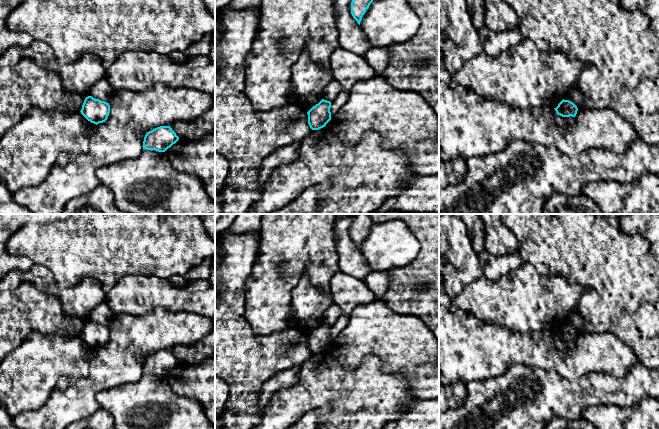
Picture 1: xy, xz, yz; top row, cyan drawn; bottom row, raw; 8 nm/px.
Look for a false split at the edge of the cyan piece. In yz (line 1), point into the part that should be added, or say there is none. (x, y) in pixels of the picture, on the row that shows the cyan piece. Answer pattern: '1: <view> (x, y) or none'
1: none

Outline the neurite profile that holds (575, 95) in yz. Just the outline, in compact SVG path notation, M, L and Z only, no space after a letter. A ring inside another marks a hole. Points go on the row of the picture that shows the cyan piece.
M576 86L572 87L566 94L564 100L573 102L578 109L584 108L583 92Z

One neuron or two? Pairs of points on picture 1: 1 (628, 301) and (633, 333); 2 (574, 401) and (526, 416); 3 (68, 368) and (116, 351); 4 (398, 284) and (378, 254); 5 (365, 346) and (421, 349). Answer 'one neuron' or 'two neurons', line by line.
1: two neurons
2: one neuron
3: two neurons
4: two neurons
5: one neuron

